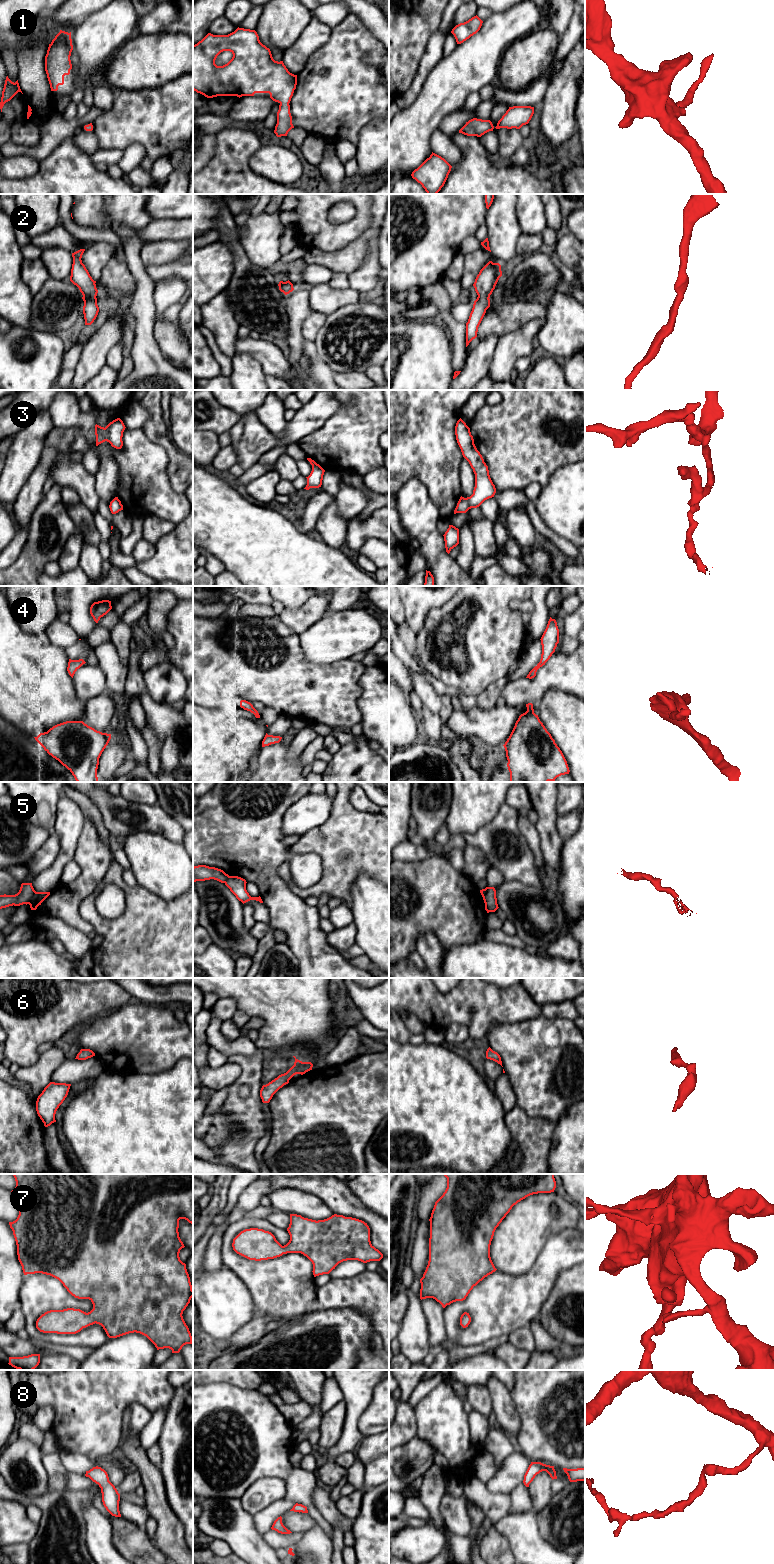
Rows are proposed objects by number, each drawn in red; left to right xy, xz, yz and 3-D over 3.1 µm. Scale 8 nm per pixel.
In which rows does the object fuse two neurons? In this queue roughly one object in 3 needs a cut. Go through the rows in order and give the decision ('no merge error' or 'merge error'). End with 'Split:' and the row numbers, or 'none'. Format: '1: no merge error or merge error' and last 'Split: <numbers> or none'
1: no merge error
2: no merge error
3: no merge error
4: no merge error
5: merge error
6: no merge error
7: no merge error
8: no merge error
Split: 5

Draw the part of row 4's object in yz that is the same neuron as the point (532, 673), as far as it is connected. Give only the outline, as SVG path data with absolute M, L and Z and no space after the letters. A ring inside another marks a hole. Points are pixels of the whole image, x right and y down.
M550 617L547 627L541 637L542 654L540 662L529 672L526 678L532 679L536 676L537 670L545 665L555 652L557 644L559 643L559 629L555 619Z

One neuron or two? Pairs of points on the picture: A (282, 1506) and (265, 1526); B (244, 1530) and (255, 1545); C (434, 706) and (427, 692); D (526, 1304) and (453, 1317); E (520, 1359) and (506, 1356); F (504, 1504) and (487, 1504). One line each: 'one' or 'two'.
A: one
B: one
C: one
D: one
E: one
F: one

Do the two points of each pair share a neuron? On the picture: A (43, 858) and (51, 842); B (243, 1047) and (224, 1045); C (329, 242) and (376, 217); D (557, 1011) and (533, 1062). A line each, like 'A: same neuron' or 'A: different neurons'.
A: same neuron
B: same neuron
C: different neurons
D: different neurons

